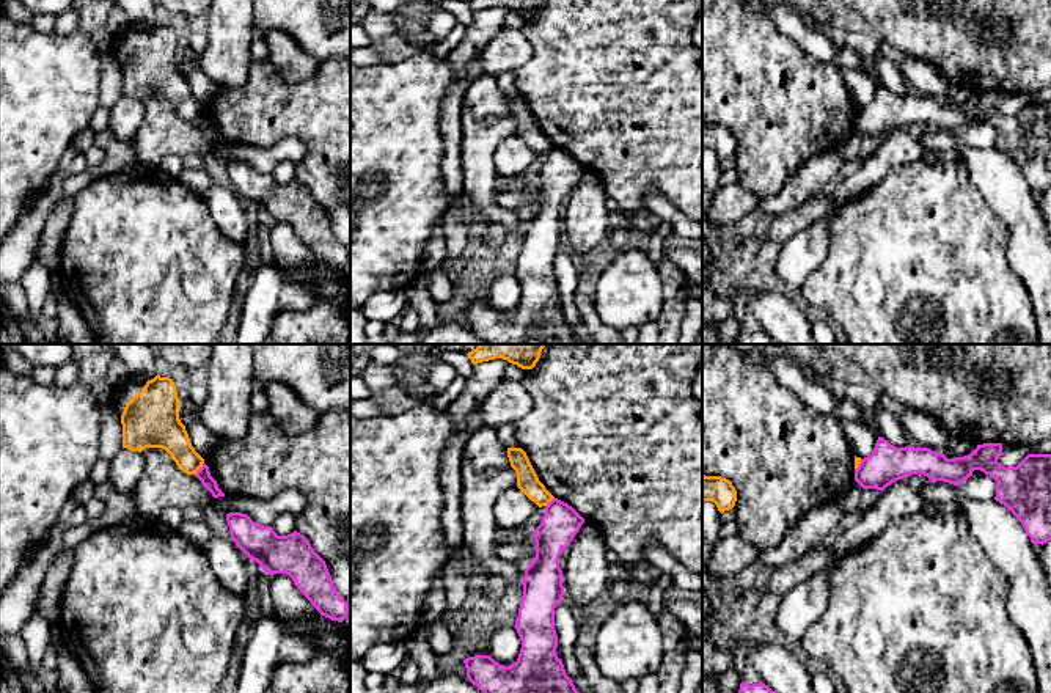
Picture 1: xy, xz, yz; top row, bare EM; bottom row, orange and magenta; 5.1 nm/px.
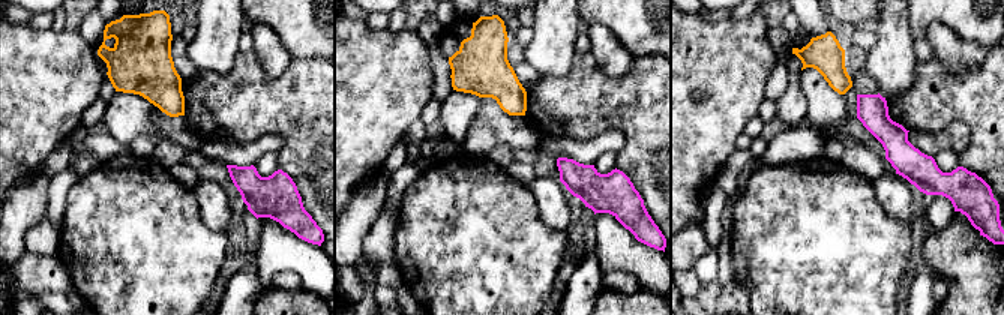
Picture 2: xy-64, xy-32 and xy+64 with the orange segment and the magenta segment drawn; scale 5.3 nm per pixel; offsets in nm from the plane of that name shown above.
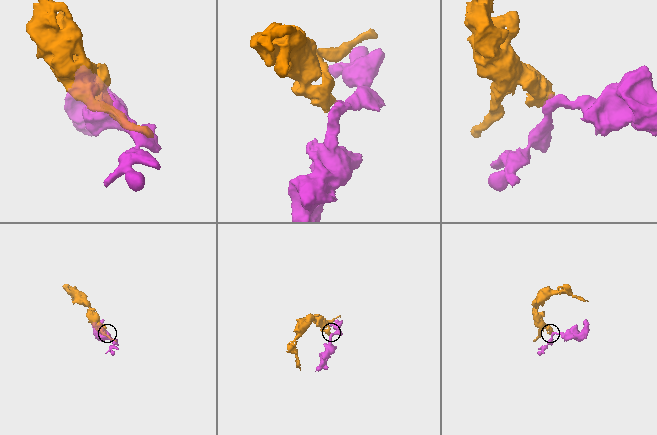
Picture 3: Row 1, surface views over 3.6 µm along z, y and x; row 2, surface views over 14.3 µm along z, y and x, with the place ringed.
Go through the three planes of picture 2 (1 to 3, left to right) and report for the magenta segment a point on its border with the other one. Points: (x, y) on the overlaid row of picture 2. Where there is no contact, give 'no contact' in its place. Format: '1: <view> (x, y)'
1: no contact
2: no contact
3: no contact

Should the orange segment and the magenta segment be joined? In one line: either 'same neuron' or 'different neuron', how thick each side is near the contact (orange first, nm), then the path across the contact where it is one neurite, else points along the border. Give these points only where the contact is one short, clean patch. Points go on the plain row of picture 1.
different neuron; calibres 170 and 70 nm; border xy (203, 110), (195, 123)

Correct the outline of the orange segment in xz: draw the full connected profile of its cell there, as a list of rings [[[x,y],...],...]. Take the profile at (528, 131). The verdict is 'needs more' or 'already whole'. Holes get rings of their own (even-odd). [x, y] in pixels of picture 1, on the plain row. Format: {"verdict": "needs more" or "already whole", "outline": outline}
{"verdict": "already whole", "outline": [[[507,96],[507,105],[517,121],[517,135],[539,156],[547,154],[555,145],[539,129],[526,101],[522,96]]]}

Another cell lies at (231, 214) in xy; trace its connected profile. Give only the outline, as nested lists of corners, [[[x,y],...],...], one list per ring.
[[[212,185],[203,200],[220,234],[234,242],[247,242],[253,222],[251,209],[231,185]]]

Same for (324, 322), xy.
[[[319,295],[302,311],[278,311],[262,344],[349,344],[350,302],[336,305]]]

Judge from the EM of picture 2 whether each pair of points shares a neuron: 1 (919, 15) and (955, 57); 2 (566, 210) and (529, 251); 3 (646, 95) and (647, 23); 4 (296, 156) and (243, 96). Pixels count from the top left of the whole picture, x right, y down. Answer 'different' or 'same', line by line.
1: different
2: different
3: different
4: same

